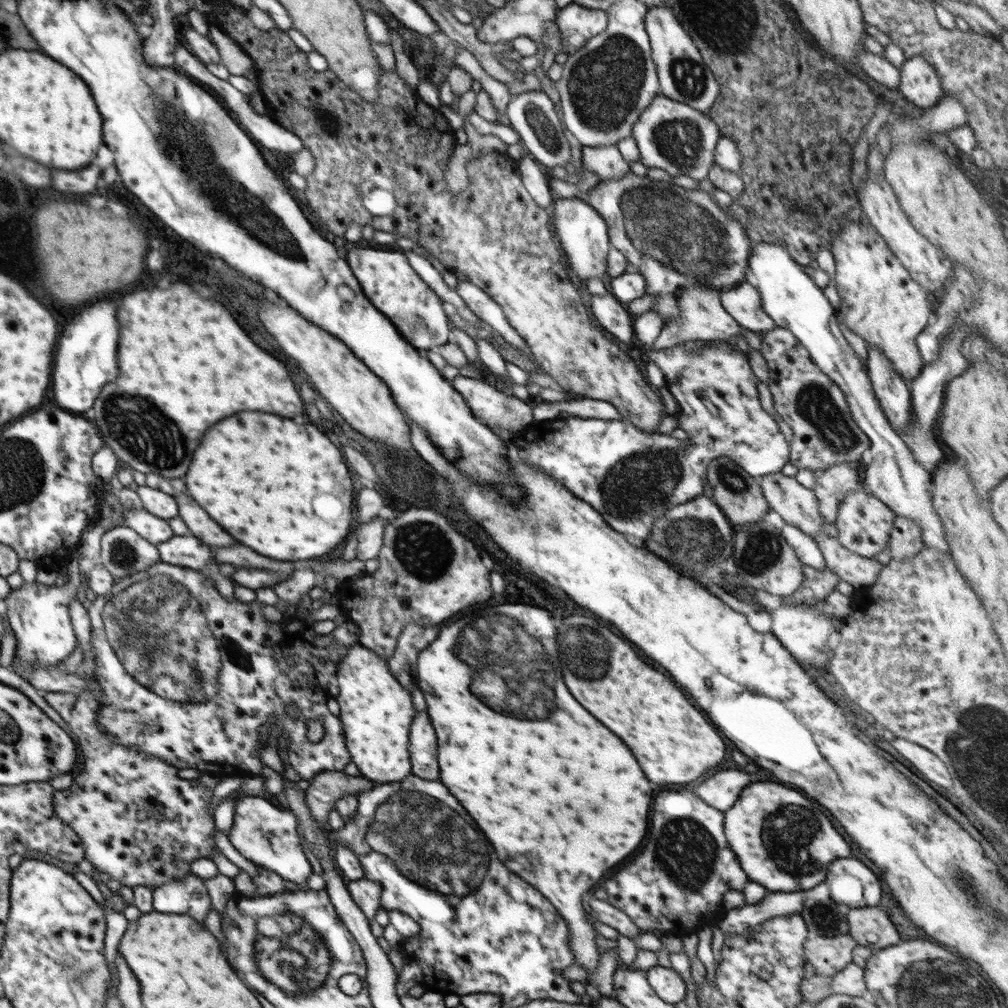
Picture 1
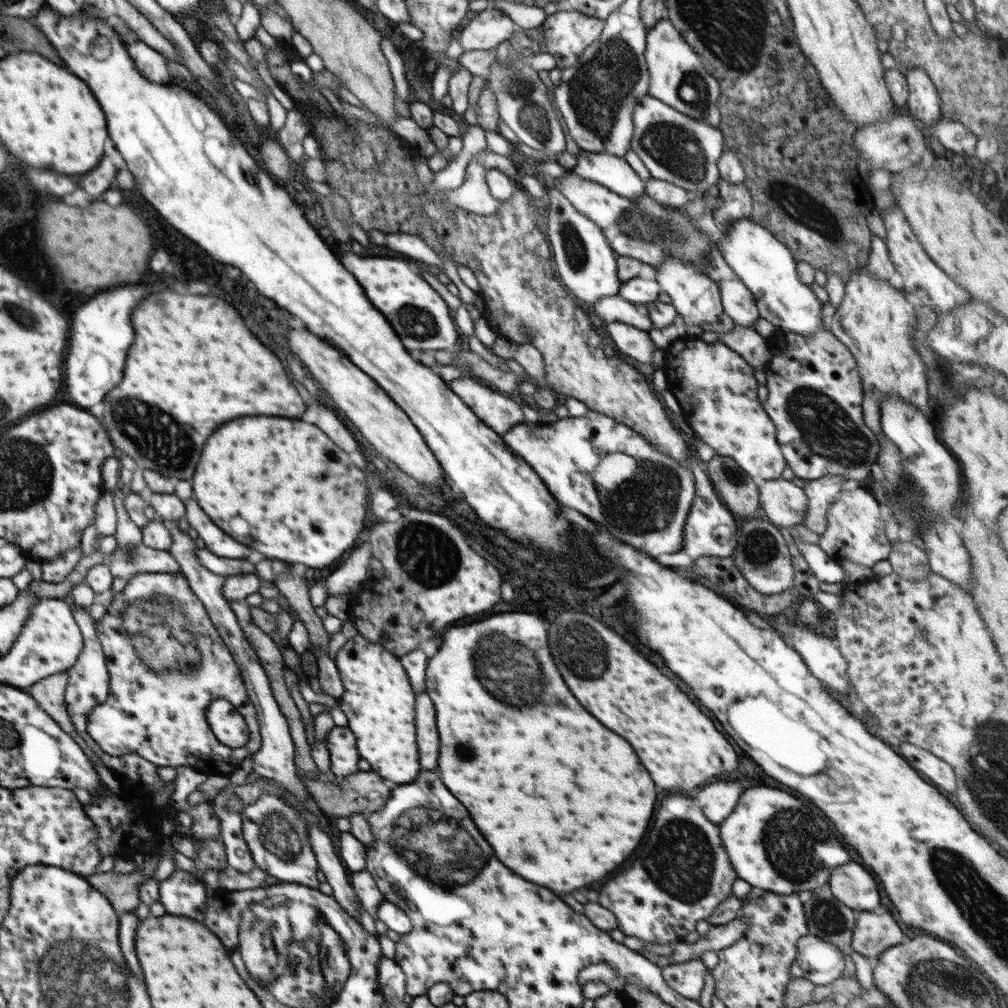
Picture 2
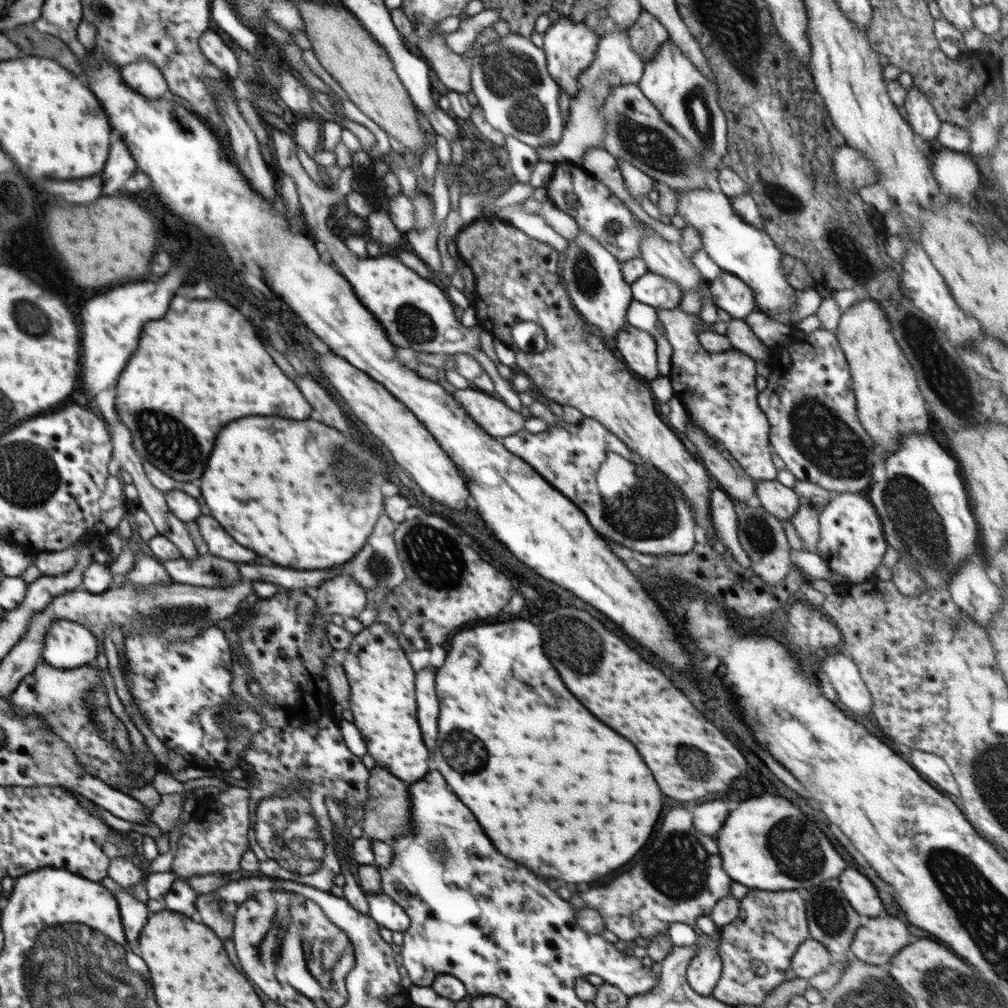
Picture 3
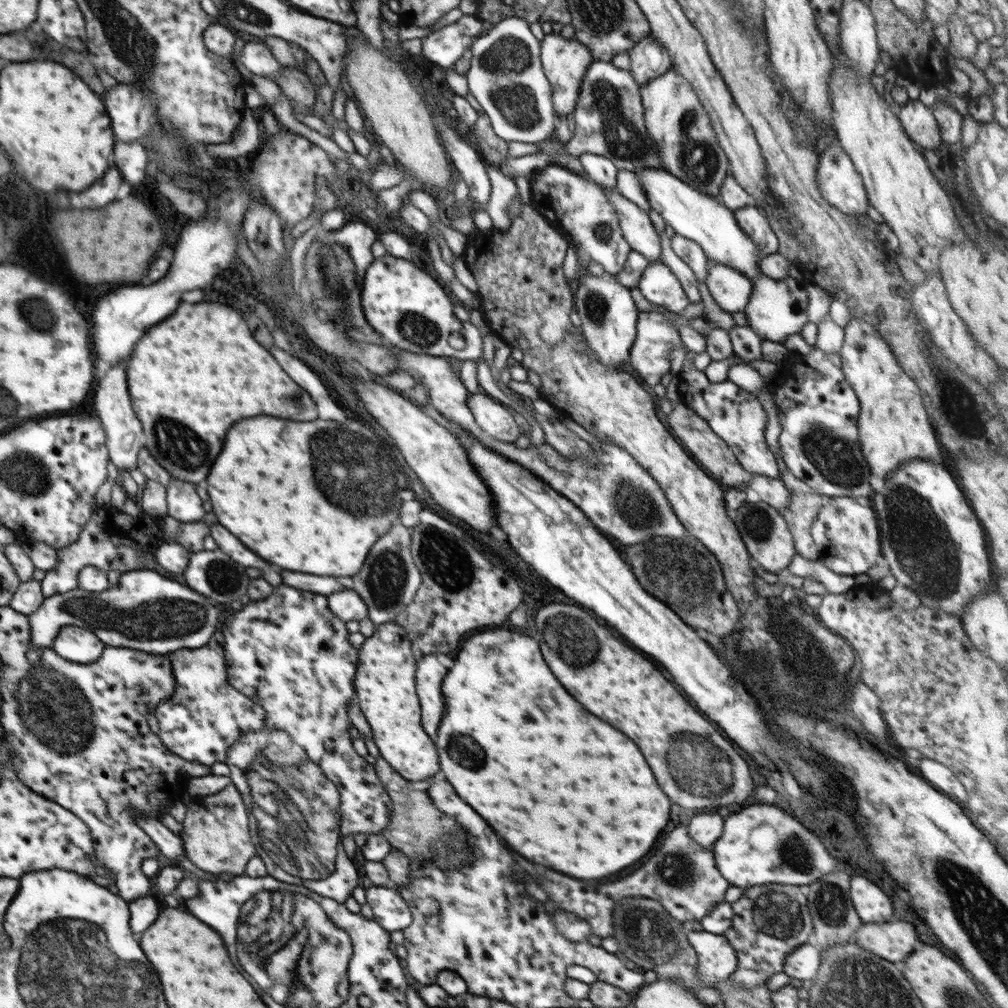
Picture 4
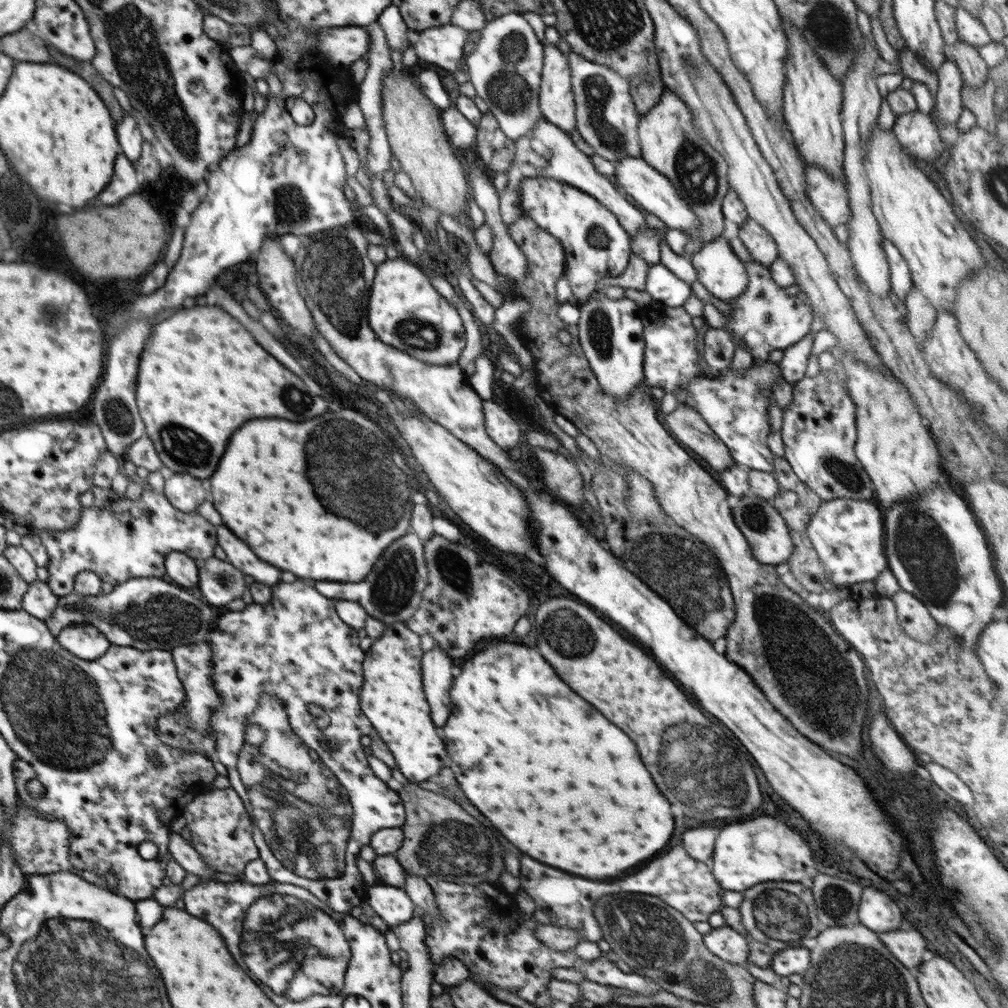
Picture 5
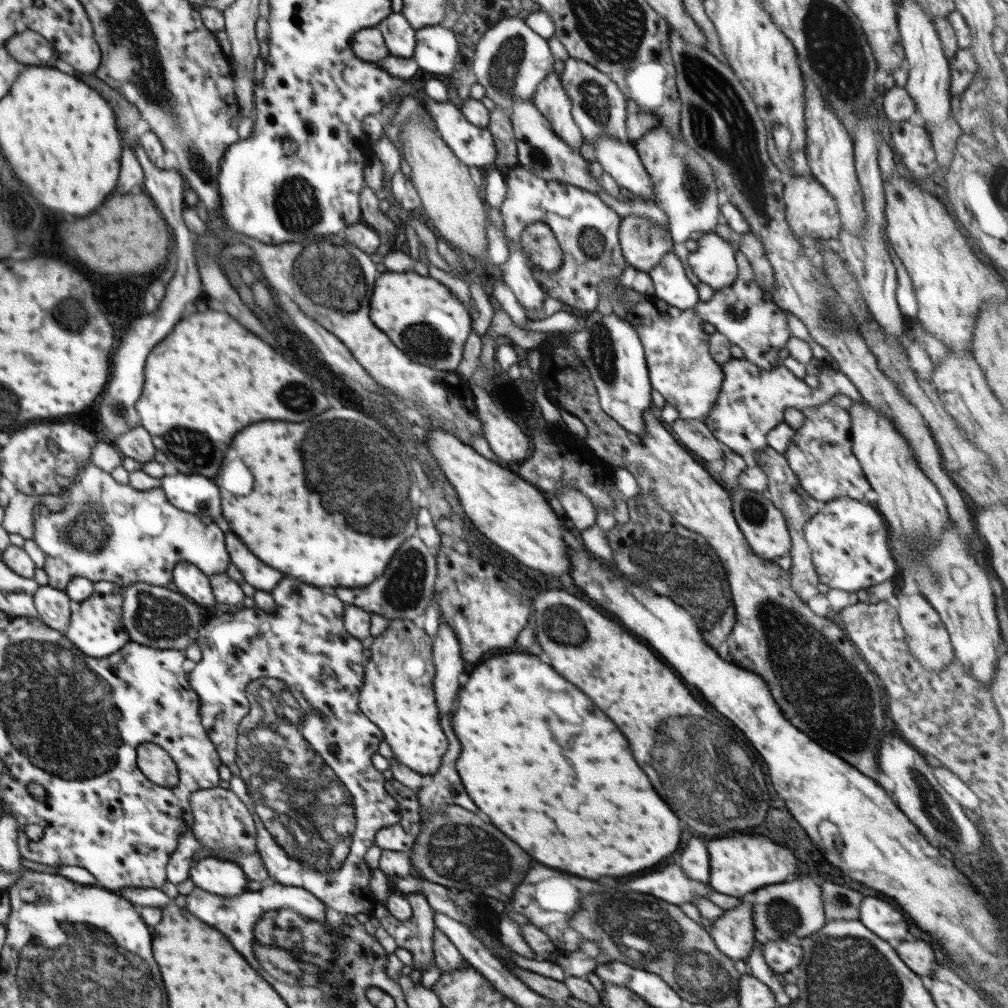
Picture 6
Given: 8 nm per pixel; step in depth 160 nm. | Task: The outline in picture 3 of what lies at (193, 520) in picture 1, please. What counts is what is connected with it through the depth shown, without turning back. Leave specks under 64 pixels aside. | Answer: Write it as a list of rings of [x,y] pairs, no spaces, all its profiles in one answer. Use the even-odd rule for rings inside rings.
[[[201,515],[196,519],[196,523],[208,545],[210,554],[234,560],[234,562],[250,562],[256,558],[256,554],[252,550],[246,550],[236,540],[232,540],[232,536],[228,536],[228,532],[224,532],[222,526],[214,518]]]

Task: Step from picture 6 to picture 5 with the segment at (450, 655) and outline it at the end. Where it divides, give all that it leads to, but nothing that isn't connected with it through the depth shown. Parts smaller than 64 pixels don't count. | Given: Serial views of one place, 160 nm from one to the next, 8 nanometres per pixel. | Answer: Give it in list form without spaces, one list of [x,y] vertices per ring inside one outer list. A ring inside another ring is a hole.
[[[434,647],[423,654],[424,668],[422,668],[422,682],[424,692],[430,702],[432,722],[436,728],[442,728],[450,716],[452,702],[450,702],[450,688],[452,688],[453,658],[443,649]]]

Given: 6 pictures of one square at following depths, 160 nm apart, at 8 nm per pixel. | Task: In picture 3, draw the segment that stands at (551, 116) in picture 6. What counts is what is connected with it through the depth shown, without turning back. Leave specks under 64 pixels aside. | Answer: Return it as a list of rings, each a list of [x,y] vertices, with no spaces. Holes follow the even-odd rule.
[[[560,16],[544,32],[544,53],[550,76],[570,96],[577,94],[579,84],[577,78],[592,64],[598,47],[599,37],[584,22],[576,24],[569,17]]]

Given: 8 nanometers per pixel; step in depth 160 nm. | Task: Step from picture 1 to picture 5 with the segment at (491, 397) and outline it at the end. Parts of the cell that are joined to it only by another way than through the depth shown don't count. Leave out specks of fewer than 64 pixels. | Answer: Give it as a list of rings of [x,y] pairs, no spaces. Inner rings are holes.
[[[495,399],[483,400],[485,429],[488,436],[504,451],[520,447],[522,432],[508,411],[498,405]]]

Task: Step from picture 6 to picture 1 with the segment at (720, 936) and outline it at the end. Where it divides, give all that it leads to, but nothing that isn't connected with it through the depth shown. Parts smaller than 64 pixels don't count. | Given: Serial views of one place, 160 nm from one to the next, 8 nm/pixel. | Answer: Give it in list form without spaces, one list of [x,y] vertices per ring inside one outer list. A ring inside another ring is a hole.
[[[656,966],[647,972],[647,981],[664,1003],[676,1005],[686,997],[686,983],[680,975],[674,968]]]

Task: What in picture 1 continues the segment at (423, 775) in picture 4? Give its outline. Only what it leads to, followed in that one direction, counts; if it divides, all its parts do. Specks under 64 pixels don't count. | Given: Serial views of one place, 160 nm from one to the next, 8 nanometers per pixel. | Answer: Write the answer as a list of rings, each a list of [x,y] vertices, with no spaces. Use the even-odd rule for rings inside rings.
[[[360,644],[343,651],[336,674],[340,690],[336,700],[340,704],[340,720],[352,762],[374,784],[404,780],[410,774],[408,732],[416,714],[410,694],[396,682],[386,660]]]

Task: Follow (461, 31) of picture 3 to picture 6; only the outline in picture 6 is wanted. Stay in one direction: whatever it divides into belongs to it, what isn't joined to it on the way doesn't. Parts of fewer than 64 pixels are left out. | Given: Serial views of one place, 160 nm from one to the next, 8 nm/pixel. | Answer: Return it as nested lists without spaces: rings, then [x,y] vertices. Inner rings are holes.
[[[430,25],[415,30],[416,47],[411,56],[426,72],[450,74],[456,63],[458,40],[447,25]]]

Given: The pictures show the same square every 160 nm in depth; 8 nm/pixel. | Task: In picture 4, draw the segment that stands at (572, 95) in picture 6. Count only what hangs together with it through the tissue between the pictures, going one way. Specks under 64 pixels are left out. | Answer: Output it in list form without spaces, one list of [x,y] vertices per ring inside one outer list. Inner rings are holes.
[[[594,61],[587,68],[574,110],[575,134],[567,142],[568,154],[605,156],[618,169],[635,172],[636,169],[664,169],[655,142],[644,125],[644,106],[641,90],[630,70],[620,70],[612,63]]]

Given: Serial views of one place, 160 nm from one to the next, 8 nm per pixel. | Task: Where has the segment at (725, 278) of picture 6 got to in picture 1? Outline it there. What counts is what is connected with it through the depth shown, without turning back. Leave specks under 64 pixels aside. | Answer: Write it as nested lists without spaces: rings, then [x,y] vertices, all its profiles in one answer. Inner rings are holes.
[[[746,280],[722,291],[721,303],[726,312],[743,328],[754,332],[766,332],[776,328],[775,322],[762,308],[758,289]]]

